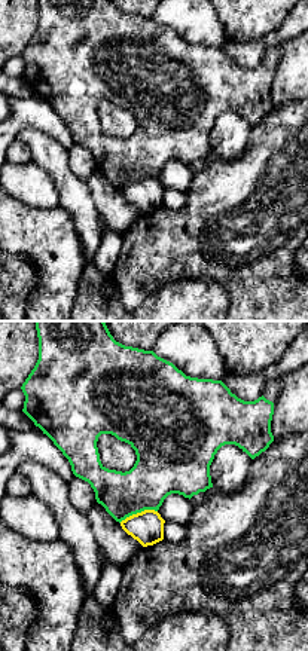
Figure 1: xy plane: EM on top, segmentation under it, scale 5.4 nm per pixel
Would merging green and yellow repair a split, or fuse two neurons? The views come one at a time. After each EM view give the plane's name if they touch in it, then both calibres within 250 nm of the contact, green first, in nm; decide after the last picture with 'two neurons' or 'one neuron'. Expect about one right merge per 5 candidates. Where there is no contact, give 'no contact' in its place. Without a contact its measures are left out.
contact in xy; calibres 280 and 180 nm

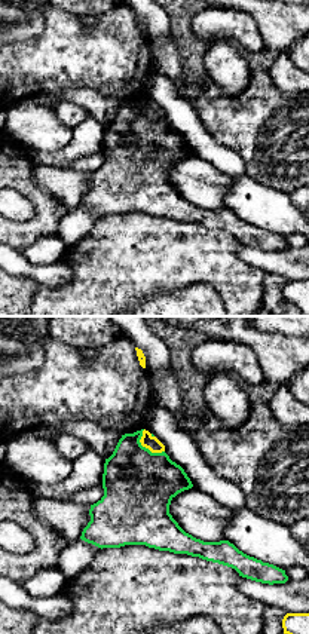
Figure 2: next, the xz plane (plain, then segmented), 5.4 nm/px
contact in xz; calibres 380 and 80 nm

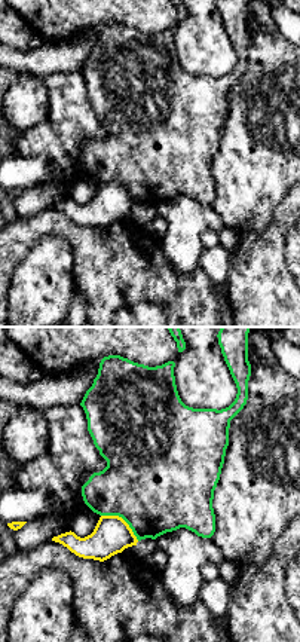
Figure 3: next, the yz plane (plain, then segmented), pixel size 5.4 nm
contact in yz; calibres 500 and 200 nm

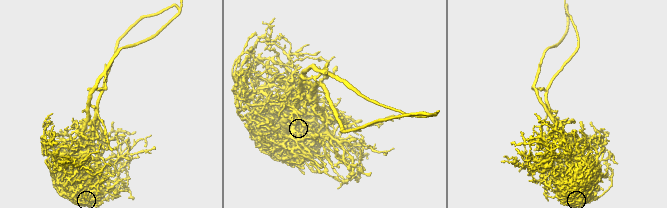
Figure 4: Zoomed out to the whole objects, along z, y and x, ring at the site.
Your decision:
two neurons

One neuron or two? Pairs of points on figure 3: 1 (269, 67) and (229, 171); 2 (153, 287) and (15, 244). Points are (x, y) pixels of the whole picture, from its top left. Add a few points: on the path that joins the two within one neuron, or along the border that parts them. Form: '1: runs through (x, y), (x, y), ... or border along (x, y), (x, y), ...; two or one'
1: runs through (269, 92), (269, 130), (253, 146); one
2: runs through (119, 265), (110, 265), (67, 228), (49, 228); one

